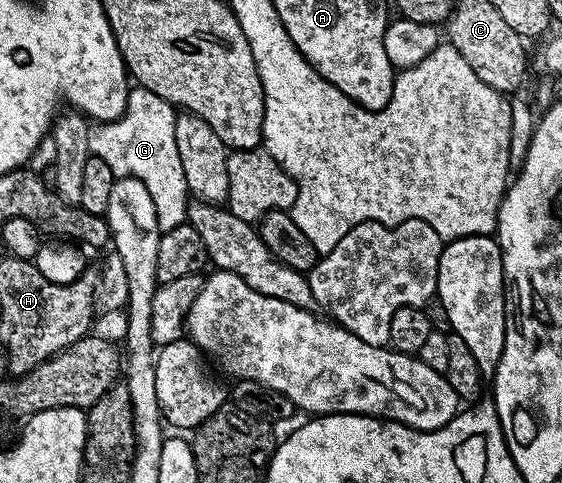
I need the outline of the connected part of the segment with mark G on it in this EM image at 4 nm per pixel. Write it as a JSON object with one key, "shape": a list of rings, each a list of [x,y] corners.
{"shape":[[[134,86],[120,119],[91,125],[89,130],[91,155],[108,162],[117,179],[132,176],[144,182],[148,194],[156,202],[157,226],[162,233],[185,223],[190,205],[190,193],[176,145],[176,118],[174,106],[166,99],[147,88]]]}

